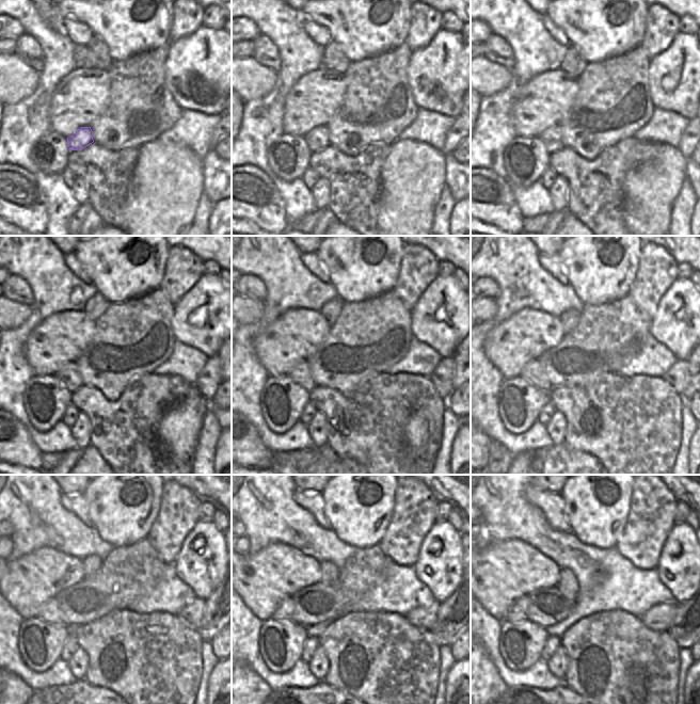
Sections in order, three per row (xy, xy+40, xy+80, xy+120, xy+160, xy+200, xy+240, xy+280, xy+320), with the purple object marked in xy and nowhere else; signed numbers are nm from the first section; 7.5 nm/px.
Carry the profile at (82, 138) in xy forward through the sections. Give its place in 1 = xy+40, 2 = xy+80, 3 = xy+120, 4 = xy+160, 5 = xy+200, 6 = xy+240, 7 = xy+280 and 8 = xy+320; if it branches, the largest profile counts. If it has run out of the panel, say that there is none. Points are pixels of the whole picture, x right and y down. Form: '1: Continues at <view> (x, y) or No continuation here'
1: Continues at xy+40 (317, 139)
2: Continues at xy+80 (552, 138)
3: Continues at xy+120 (68, 373)
4: Continues at xy+160 (301, 374)
5: Continues at xy+200 (534, 372)
6: Continues at xy+240 (50, 611)
7: Continues at xy+280 (285, 609)
8: Continues at xy+320 (519, 611)

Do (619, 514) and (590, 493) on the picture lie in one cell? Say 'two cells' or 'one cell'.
one cell

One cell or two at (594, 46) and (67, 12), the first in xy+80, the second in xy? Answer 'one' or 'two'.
one

